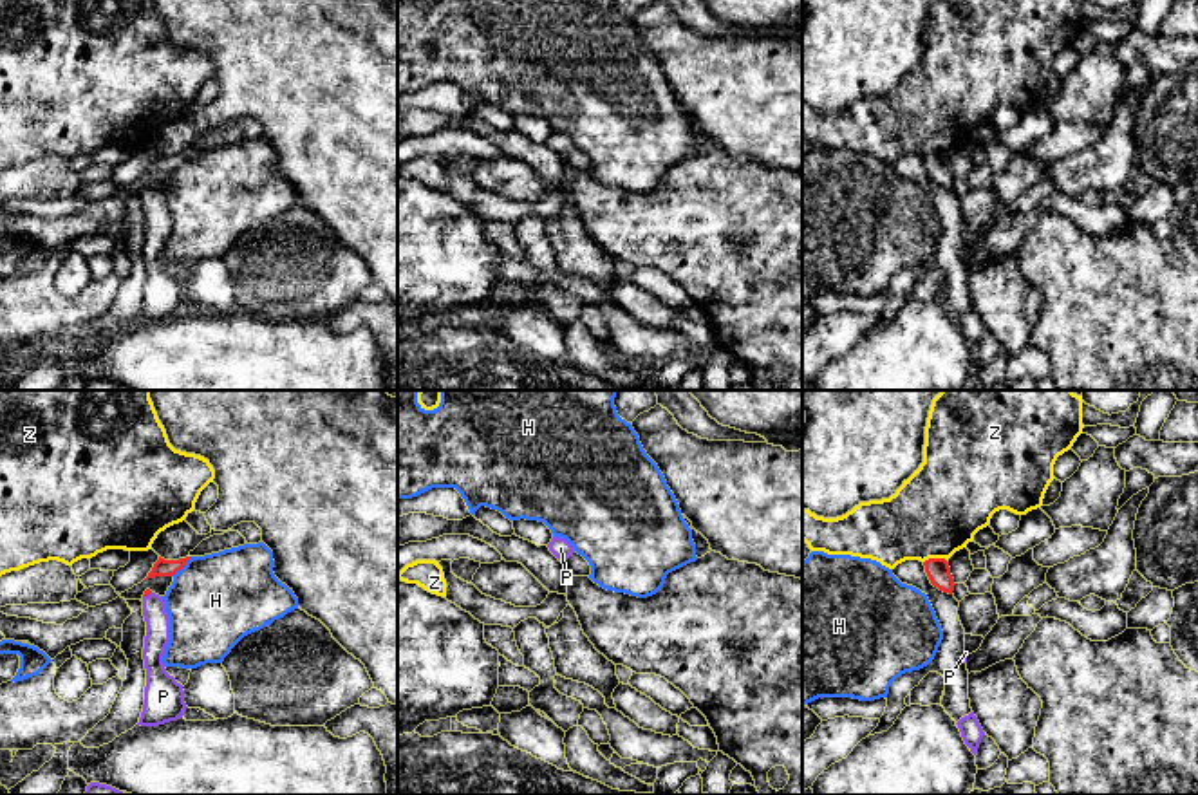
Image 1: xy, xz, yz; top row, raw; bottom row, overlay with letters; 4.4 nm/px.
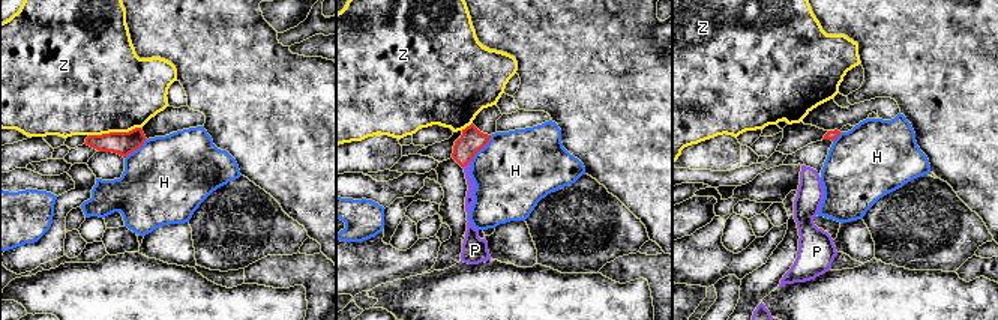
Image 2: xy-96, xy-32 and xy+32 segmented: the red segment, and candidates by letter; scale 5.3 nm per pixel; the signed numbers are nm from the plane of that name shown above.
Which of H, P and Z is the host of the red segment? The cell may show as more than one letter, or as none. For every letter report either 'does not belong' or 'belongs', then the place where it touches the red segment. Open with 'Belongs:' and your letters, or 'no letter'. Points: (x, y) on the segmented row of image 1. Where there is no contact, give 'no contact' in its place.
Belongs: P
H: does not belong; contact xy (181, 568)
P: belongs; contact xy (147, 595)
Z: does not belong; contact yz (935, 559)

